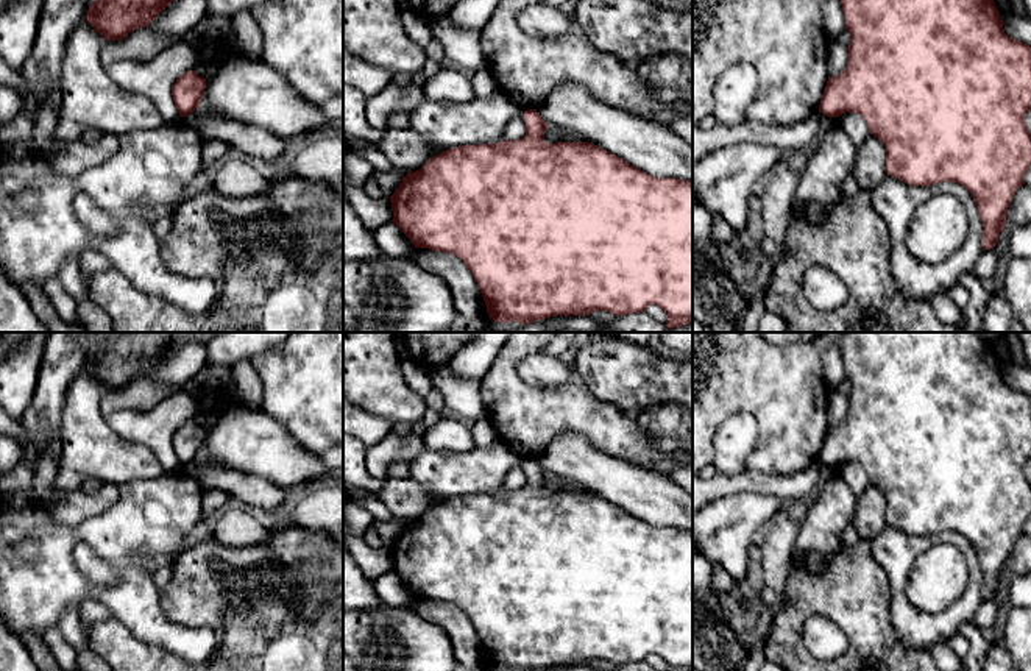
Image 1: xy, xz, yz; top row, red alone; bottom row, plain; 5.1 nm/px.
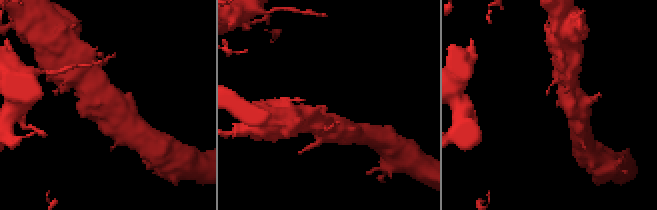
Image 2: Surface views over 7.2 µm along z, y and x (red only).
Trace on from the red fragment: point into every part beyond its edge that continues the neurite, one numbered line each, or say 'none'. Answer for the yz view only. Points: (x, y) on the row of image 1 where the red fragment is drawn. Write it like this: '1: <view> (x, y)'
none

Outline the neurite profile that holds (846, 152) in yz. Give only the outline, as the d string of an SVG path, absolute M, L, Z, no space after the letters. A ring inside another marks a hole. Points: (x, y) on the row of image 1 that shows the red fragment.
M831 126L810 151L795 189L791 214L802 211L819 223L827 209L842 197L842 184L855 169L856 147L845 131Z

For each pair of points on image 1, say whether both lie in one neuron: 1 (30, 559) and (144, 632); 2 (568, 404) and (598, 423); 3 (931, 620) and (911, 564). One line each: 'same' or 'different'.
1: same
2: same
3: same

